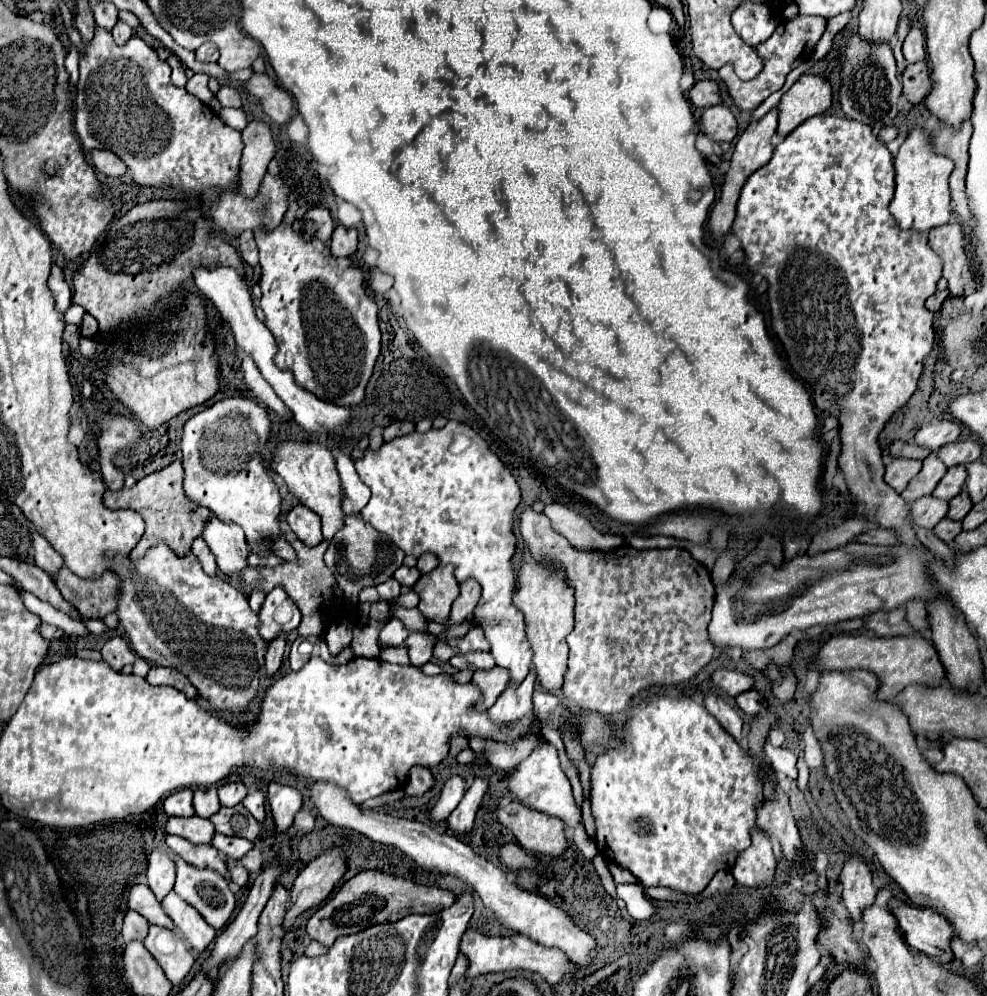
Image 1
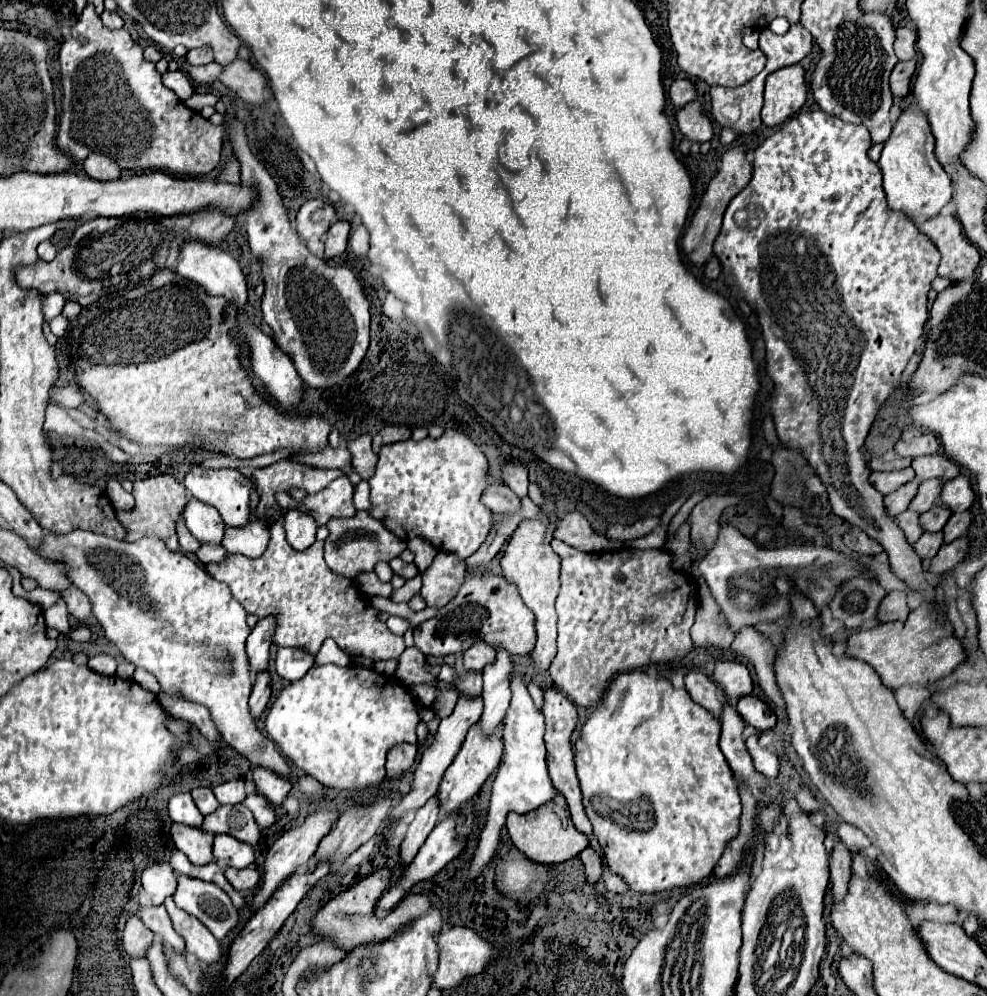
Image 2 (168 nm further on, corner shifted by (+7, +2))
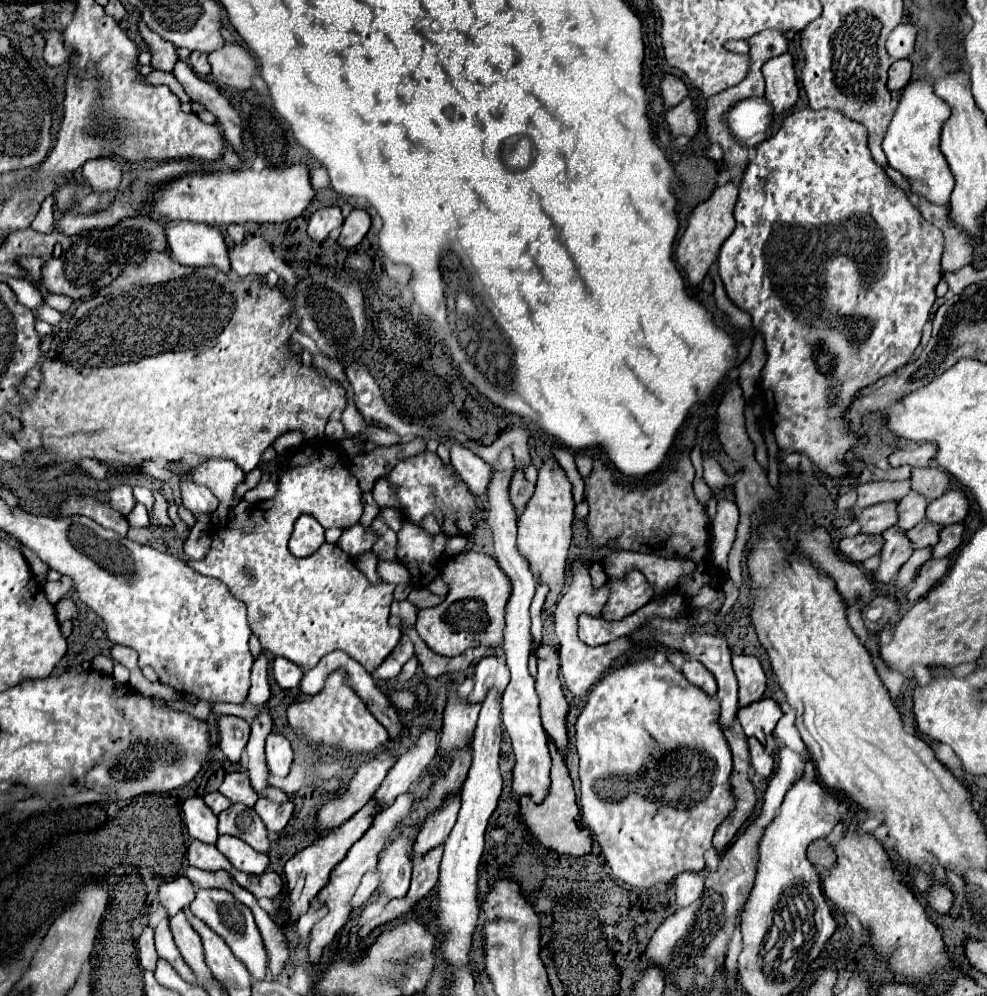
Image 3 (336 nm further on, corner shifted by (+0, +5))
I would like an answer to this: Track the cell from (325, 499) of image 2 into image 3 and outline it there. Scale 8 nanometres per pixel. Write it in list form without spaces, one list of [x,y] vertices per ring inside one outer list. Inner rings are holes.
[[[330,440],[308,442],[294,456],[294,470],[286,472],[278,480],[278,494],[274,500],[258,502],[250,516],[256,522],[256,530],[252,534],[244,534],[236,528],[224,526],[212,534],[212,546],[204,560],[188,560],[188,564],[206,576],[220,578],[236,598],[240,598],[248,606],[248,622],[252,632],[260,638],[264,650],[270,650],[274,656],[284,656],[304,670],[310,670],[322,656],[332,650],[342,650],[354,660],[358,660],[368,672],[384,662],[384,658],[394,650],[400,642],[400,628],[388,626],[390,604],[394,594],[394,584],[370,584],[364,574],[356,568],[354,560],[348,558],[336,544],[324,542],[320,550],[310,554],[308,558],[294,558],[288,550],[288,538],[294,530],[294,522],[300,514],[312,514],[322,522],[324,528],[348,528],[360,522],[362,502],[360,502],[360,486],[354,476],[348,474],[348,456],[340,450],[340,446],[320,446],[312,448],[310,444],[332,444]],[[318,450],[320,458],[310,460],[312,452]]]

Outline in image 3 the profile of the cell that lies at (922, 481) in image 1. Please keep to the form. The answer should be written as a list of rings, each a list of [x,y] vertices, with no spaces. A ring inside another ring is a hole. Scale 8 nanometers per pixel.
[[[880,502],[862,510],[856,520],[862,524],[864,534],[882,534],[898,522],[898,502]]]

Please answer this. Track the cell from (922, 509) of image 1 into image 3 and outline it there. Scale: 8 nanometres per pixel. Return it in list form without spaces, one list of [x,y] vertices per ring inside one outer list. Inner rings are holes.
[[[898,526],[888,528],[882,536],[886,542],[884,542],[884,550],[880,552],[882,562],[880,562],[878,570],[874,572],[874,578],[876,578],[876,582],[888,584],[892,578],[896,578],[902,564],[912,556],[914,544],[906,536],[906,532],[900,530]]]

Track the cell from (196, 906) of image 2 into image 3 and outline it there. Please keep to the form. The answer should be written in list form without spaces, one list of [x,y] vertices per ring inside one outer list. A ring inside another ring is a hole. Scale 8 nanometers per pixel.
[[[198,888],[190,910],[194,912],[194,916],[198,916],[202,922],[206,922],[216,934],[220,934],[226,940],[226,944],[230,946],[234,956],[246,964],[252,978],[256,978],[256,980],[266,978],[268,956],[266,956],[264,944],[262,944],[262,936],[252,918],[252,912],[242,902],[238,902],[228,890],[222,890],[222,888]]]

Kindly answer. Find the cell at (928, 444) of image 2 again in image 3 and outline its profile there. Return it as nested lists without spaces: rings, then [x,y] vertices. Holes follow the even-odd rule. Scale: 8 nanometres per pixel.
[[[922,442],[912,450],[896,450],[890,456],[890,466],[902,466],[902,464],[910,464],[910,466],[928,466],[930,460],[936,456],[936,446],[930,442]]]

